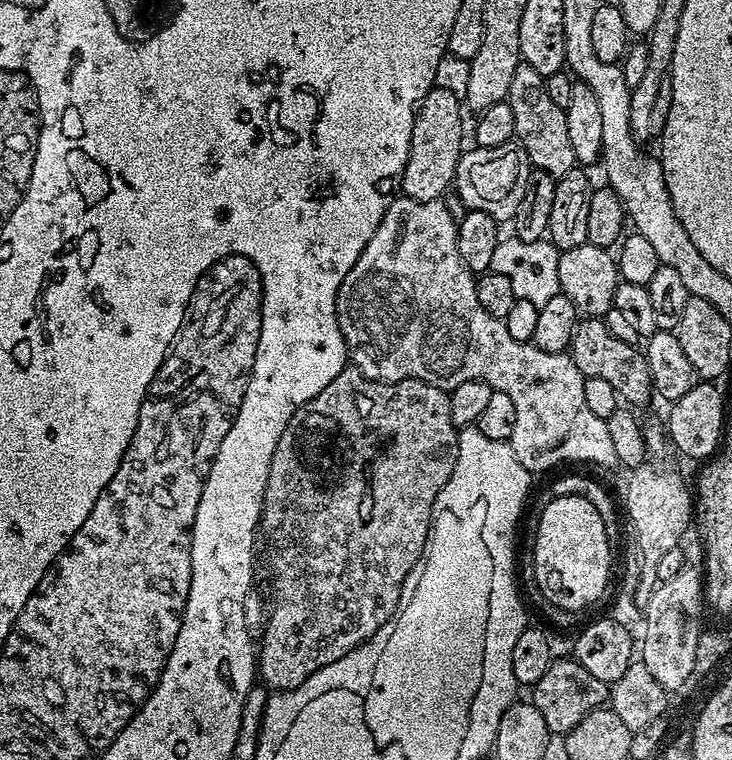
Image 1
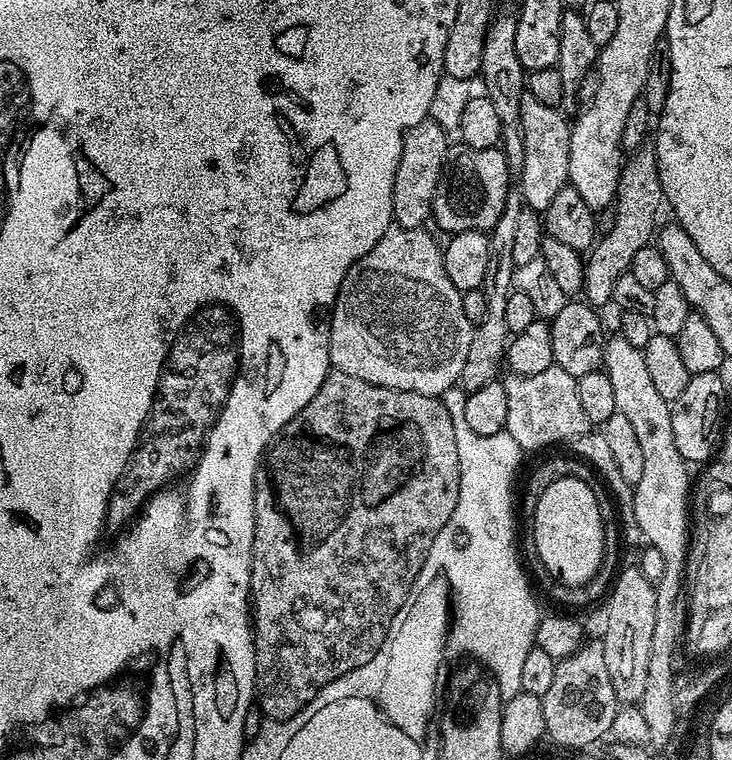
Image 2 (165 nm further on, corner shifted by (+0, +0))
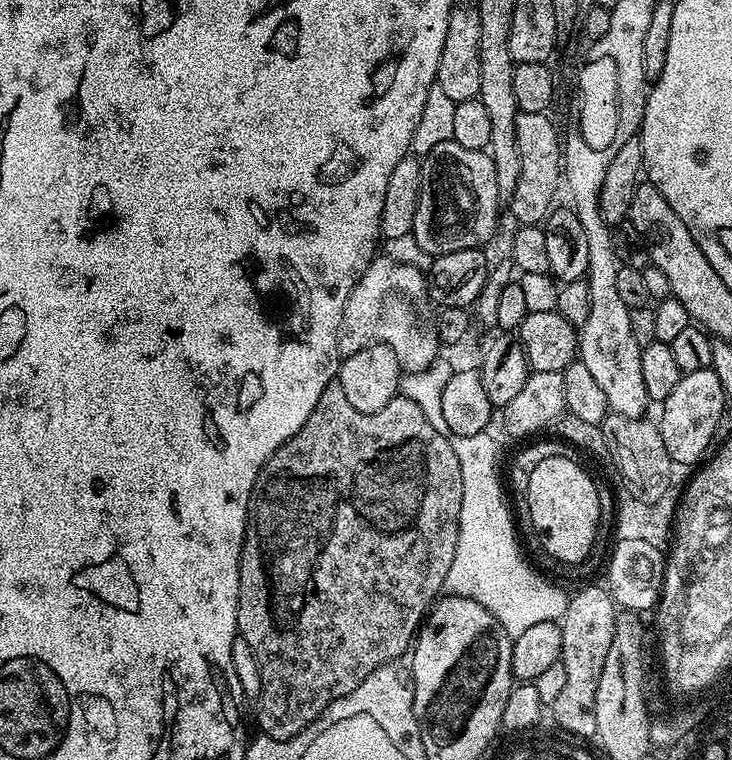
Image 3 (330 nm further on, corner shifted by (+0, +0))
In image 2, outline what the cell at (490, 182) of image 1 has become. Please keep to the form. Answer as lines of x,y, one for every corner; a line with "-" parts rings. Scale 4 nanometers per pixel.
460,146
457,149
457,152
456,149
449,151
448,159
444,162
444,173
440,175
438,190
434,190
431,219
434,224
436,220
437,226
444,231
444,234
461,232
462,230
488,232
498,222
510,191
508,163
499,147
490,150
474,150

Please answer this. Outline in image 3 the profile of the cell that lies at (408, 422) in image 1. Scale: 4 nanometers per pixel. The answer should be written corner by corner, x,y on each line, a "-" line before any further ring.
338,382
328,384
326,390
322,390
322,398
318,398
318,406
314,406
314,410
310,414
310,418
306,418
302,430
298,430
298,434
294,434
288,439
264,463
264,468
256,476
256,484
252,488
252,497
248,499
248,525
244,531
244,545
240,555
240,593
238,594
238,622
236,623
236,630
239,639
243,643
244,640
248,643
248,648
252,651
252,656
256,659
257,666
260,667
260,701
256,704
256,720
260,723
259,731
263,735
275,740
294,738
302,730
306,730
306,726
313,724
328,709
329,704
336,700
341,700
343,696
349,696
351,692
356,692
358,686
362,686
362,682
366,682
366,678
370,678
370,674
374,674
374,670
378,670
383,664
399,661
401,659
399,656
403,652
405,655
409,651
424,617
428,615
434,601
441,595
446,582
446,574
450,574
450,562
454,562
454,550
458,550
458,522
460,521
461,510
462,466
458,466
458,454
454,454
454,446
451,439
445,433
434,430
434,426
430,426
430,418
426,418
426,414
422,414
422,406
418,406
418,402
406,398
403,394
397,394
377,413
359,413
358,410
354,410
353,406
350,406
342,392
342,386

